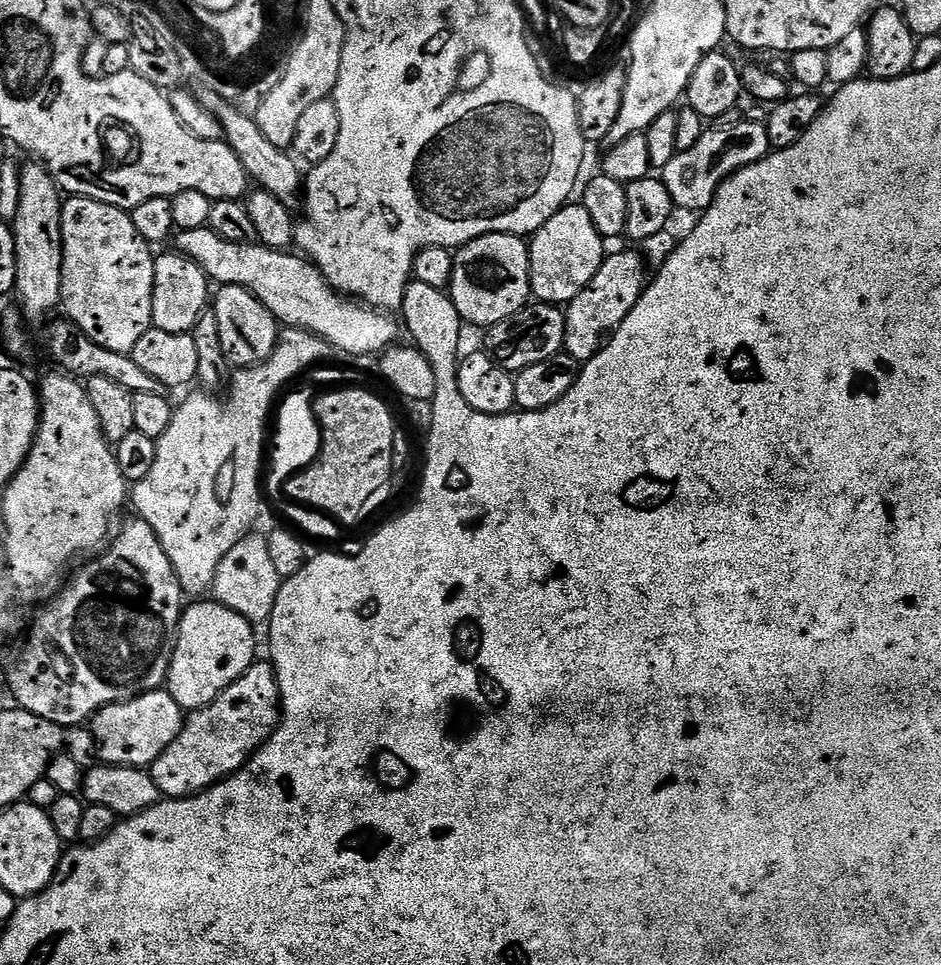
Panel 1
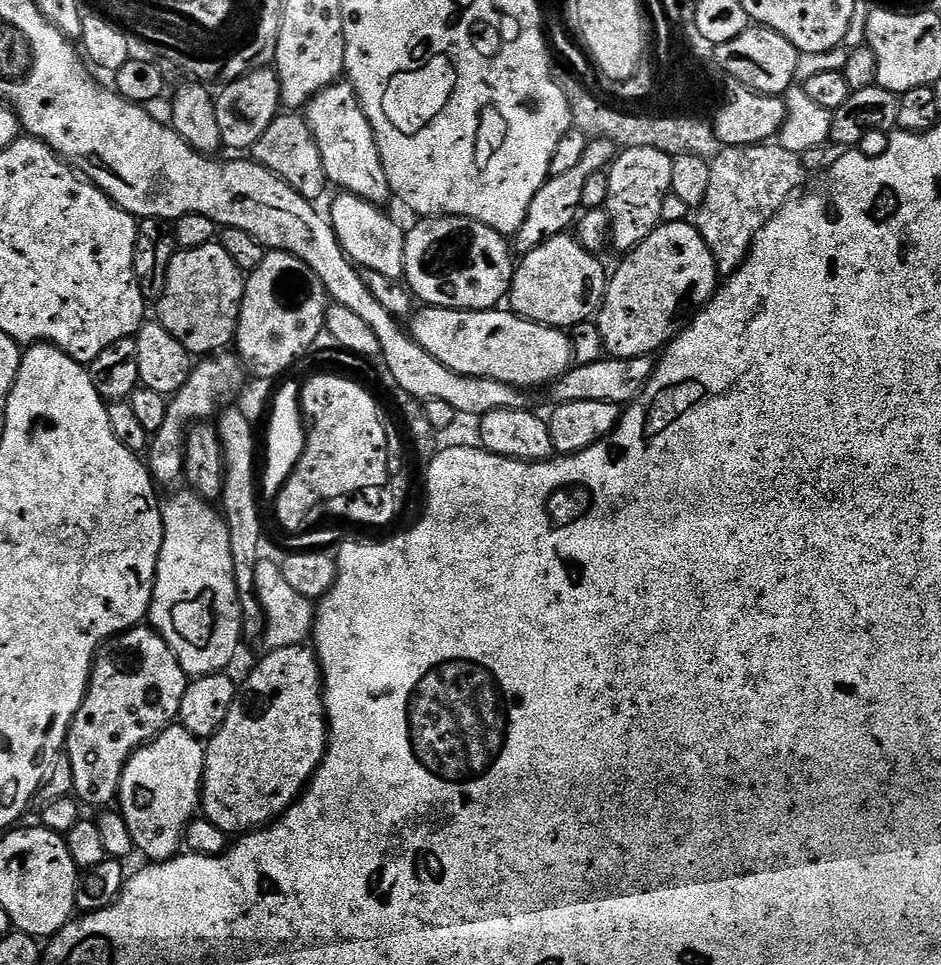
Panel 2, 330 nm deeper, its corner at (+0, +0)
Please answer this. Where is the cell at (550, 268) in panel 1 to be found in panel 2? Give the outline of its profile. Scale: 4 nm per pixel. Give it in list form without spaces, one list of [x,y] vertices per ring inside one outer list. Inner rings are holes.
[[[575,235],[555,236],[542,242],[534,250],[523,253],[516,265],[516,274],[512,281],[510,293],[511,311],[525,320],[533,320],[535,324],[548,324],[551,328],[571,330],[578,324],[591,321],[599,313],[604,296],[608,293],[609,273],[604,273],[604,264],[595,251],[584,248]]]

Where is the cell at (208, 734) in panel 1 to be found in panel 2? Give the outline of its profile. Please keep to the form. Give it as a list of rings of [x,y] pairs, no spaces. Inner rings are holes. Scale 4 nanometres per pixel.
[[[295,644],[285,648],[274,648],[265,651],[265,656],[256,664],[256,669],[245,678],[244,684],[239,685],[236,701],[232,704],[226,722],[210,737],[204,749],[204,787],[202,789],[203,819],[214,822],[218,830],[229,834],[247,834],[257,831],[283,816],[284,811],[300,798],[301,792],[308,787],[308,781],[316,774],[317,768],[324,760],[324,753],[328,746],[328,721],[324,711],[324,686],[320,661],[316,659],[315,651],[304,644]]]

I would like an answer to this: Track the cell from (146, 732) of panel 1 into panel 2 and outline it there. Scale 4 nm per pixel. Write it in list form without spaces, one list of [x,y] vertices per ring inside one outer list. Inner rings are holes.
[[[173,726],[142,745],[124,767],[120,779],[118,811],[132,834],[135,851],[141,852],[145,861],[171,860],[185,847],[188,829],[192,821],[197,819],[202,804],[204,749],[205,745],[194,734],[190,734],[182,726]]]

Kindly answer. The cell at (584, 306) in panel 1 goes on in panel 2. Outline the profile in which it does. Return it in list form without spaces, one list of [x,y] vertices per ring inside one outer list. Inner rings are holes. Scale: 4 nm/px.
[[[683,220],[661,223],[659,228],[654,229],[638,247],[632,249],[621,260],[624,261],[617,266],[616,273],[611,273],[608,293],[604,296],[604,303],[601,304],[598,313],[604,350],[614,360],[652,356],[671,341],[677,331],[676,323],[680,320],[680,311],[683,310],[691,292],[696,306],[703,306],[712,299],[718,287],[716,260],[710,254],[695,223]]]

